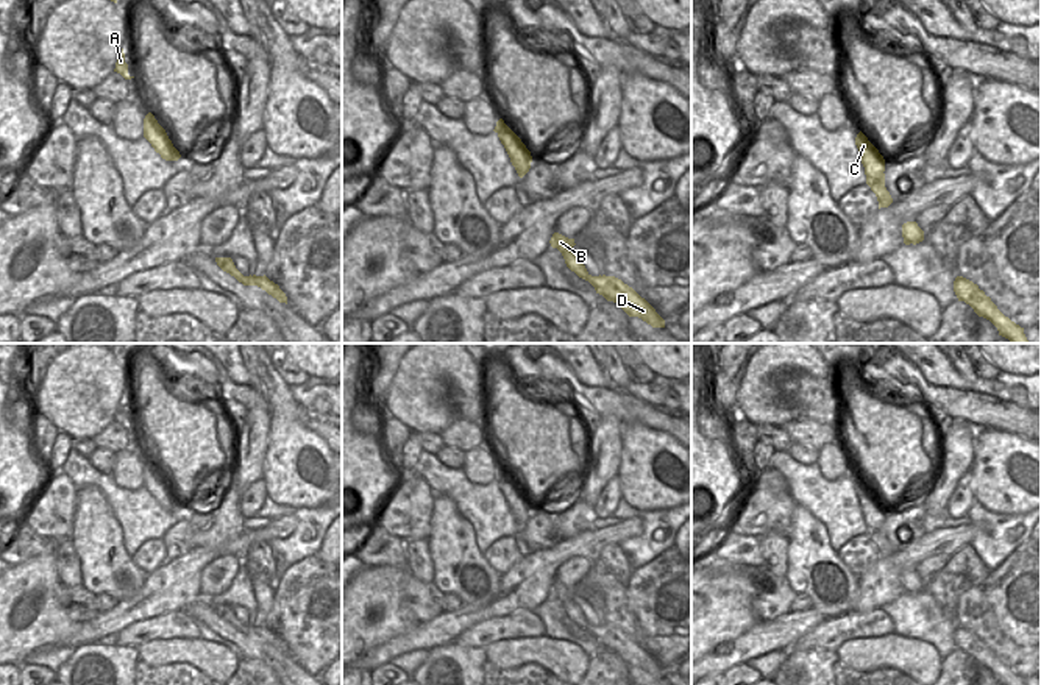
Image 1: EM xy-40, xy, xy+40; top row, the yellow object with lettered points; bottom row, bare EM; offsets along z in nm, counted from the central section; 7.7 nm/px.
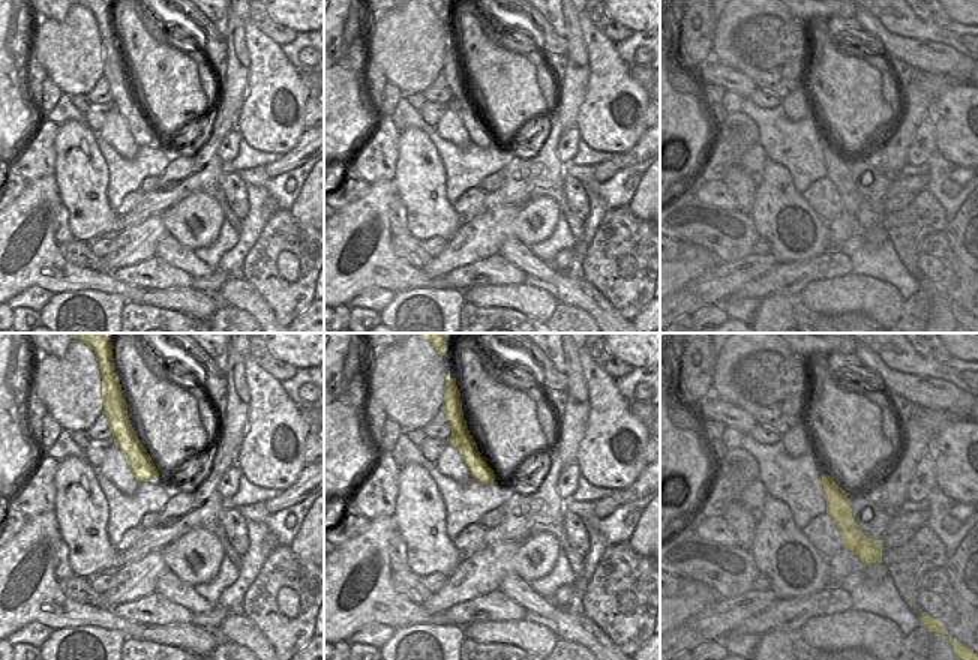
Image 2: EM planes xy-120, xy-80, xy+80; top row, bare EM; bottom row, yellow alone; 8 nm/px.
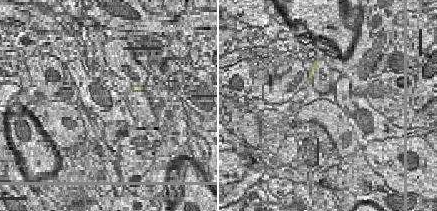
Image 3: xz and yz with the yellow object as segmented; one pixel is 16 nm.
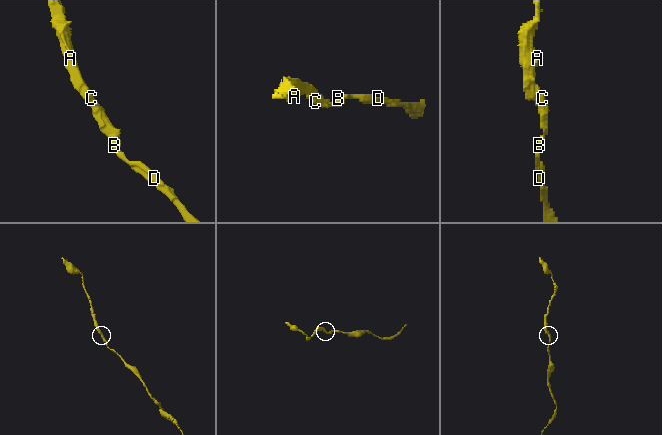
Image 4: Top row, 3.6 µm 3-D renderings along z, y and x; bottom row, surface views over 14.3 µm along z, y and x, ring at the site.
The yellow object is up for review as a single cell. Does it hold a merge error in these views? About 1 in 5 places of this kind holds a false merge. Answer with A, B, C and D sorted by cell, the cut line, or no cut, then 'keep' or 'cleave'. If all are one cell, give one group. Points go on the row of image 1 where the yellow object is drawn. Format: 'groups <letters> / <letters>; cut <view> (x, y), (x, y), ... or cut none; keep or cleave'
groups A B C D; cut none; keep

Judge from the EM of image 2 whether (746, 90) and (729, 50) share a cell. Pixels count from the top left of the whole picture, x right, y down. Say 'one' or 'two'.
two

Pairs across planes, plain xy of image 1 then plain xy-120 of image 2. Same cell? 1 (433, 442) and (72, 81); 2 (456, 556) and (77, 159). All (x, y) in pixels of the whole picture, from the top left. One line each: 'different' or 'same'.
1: different
2: same

